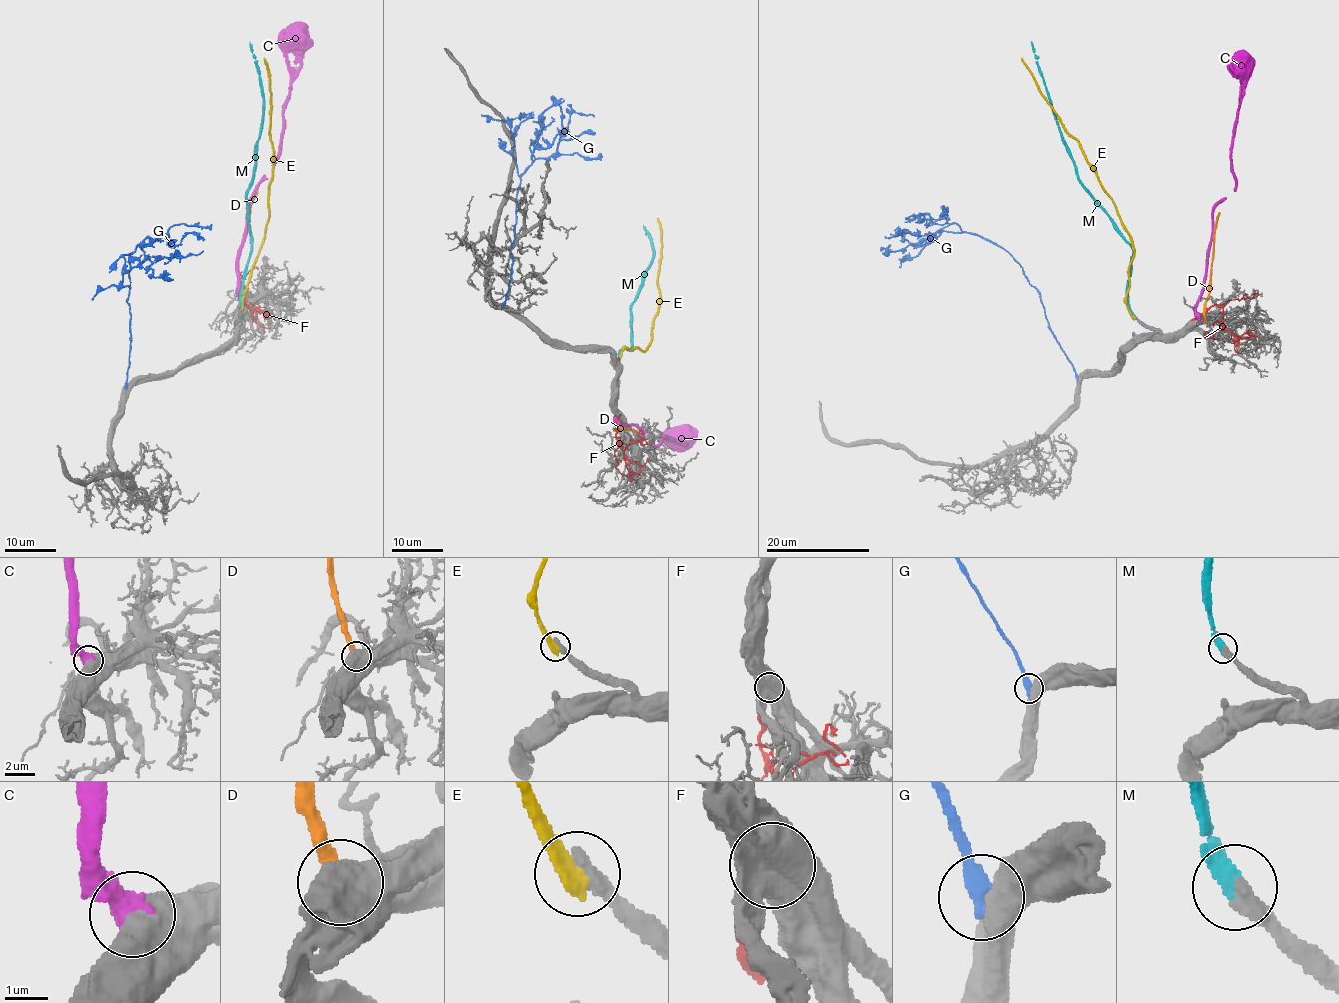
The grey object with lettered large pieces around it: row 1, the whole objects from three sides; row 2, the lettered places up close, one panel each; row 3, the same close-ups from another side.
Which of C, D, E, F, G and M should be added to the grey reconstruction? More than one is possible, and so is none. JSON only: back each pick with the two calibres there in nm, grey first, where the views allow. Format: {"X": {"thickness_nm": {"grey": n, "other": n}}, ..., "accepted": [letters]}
{"M": {"thickness_nm": {"grey": 320, "other": 440}}, "accepted": ["M"]}

